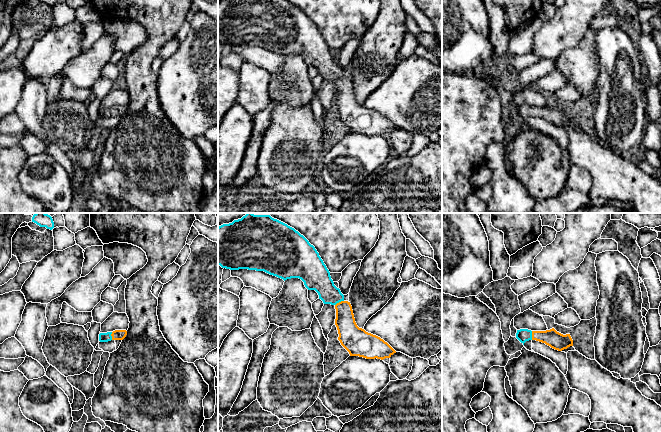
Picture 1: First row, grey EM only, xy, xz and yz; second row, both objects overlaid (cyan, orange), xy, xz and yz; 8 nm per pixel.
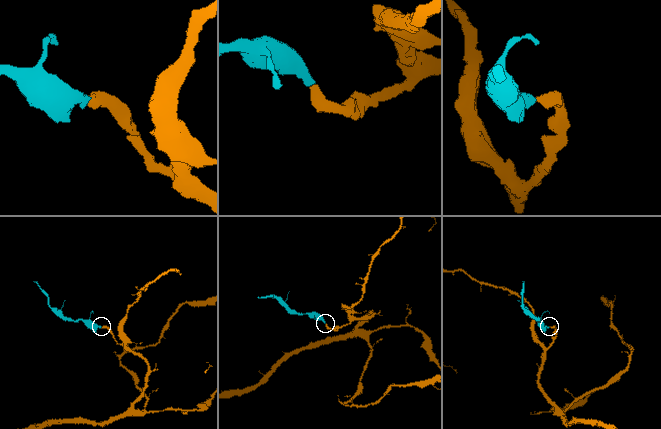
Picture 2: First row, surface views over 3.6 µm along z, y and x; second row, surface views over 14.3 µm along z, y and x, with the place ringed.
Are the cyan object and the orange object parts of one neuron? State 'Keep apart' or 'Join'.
Join

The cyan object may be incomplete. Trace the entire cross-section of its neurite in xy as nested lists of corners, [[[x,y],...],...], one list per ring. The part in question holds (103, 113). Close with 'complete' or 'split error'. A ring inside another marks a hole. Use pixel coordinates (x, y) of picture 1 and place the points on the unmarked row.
[[[115,106],[113,108],[100,109],[99,117],[100,118],[108,118],[111,116],[123,116],[127,111],[126,106]]] | split error

